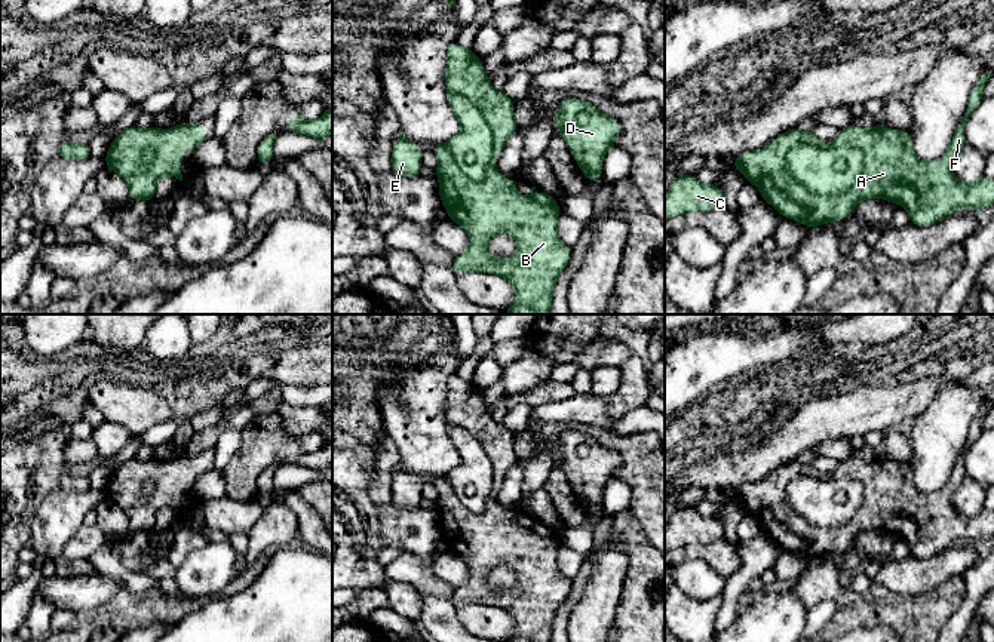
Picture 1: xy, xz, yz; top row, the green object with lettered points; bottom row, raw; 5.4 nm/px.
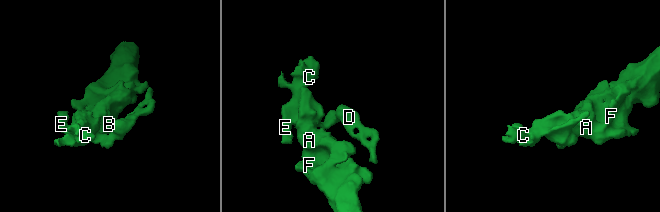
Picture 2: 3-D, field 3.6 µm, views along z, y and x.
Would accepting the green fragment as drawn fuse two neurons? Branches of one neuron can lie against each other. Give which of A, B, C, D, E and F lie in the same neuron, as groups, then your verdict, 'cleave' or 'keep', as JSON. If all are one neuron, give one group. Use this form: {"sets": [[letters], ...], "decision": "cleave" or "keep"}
{"sets": [["A", "B", "D", "F"], ["C", "E"]], "decision": "cleave"}

